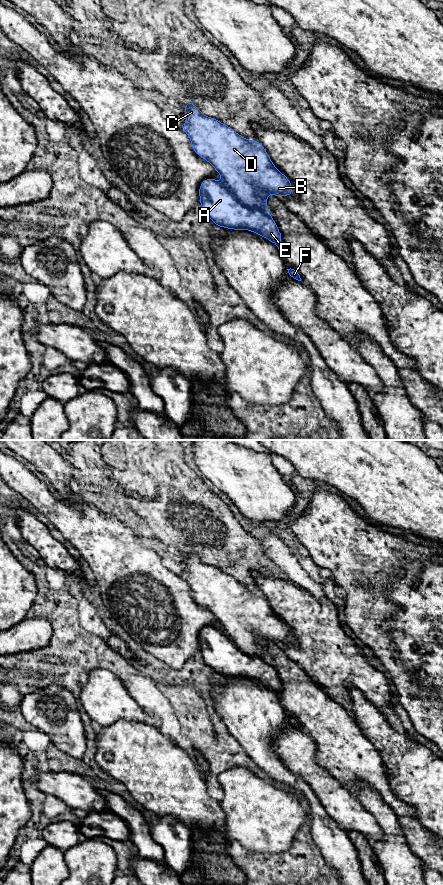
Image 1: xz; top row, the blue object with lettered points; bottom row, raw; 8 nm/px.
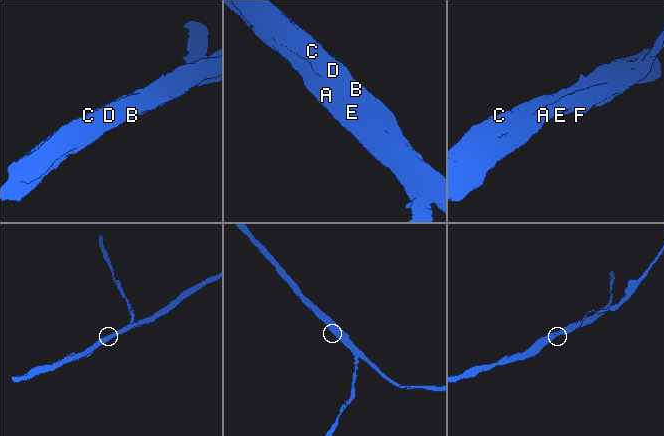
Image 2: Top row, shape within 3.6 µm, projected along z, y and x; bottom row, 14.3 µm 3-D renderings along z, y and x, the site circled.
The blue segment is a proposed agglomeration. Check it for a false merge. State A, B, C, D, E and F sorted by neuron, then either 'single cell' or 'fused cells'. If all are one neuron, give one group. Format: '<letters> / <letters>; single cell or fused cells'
A B C D E F; single cell

